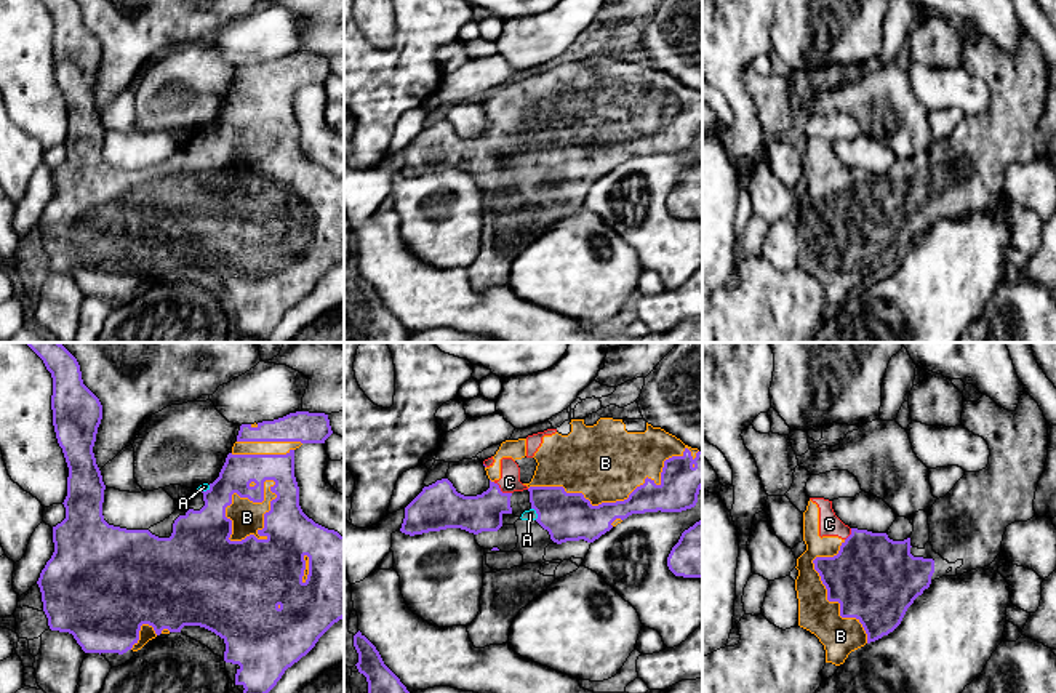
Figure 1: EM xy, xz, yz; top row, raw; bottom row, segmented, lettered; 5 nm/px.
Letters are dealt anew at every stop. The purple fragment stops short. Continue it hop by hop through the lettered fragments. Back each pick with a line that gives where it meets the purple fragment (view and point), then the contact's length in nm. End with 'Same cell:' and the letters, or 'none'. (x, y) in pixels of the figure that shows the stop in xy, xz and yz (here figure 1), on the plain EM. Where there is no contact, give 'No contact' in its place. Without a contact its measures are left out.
A: Touches purple at xz (536, 154). Shared border 70 nm
B: Touches purple at xy (264, 160). Shared border 380 nm
C: Touches purple at xz (500, 132). Shared border 110 nm
Same cell: A, B, C

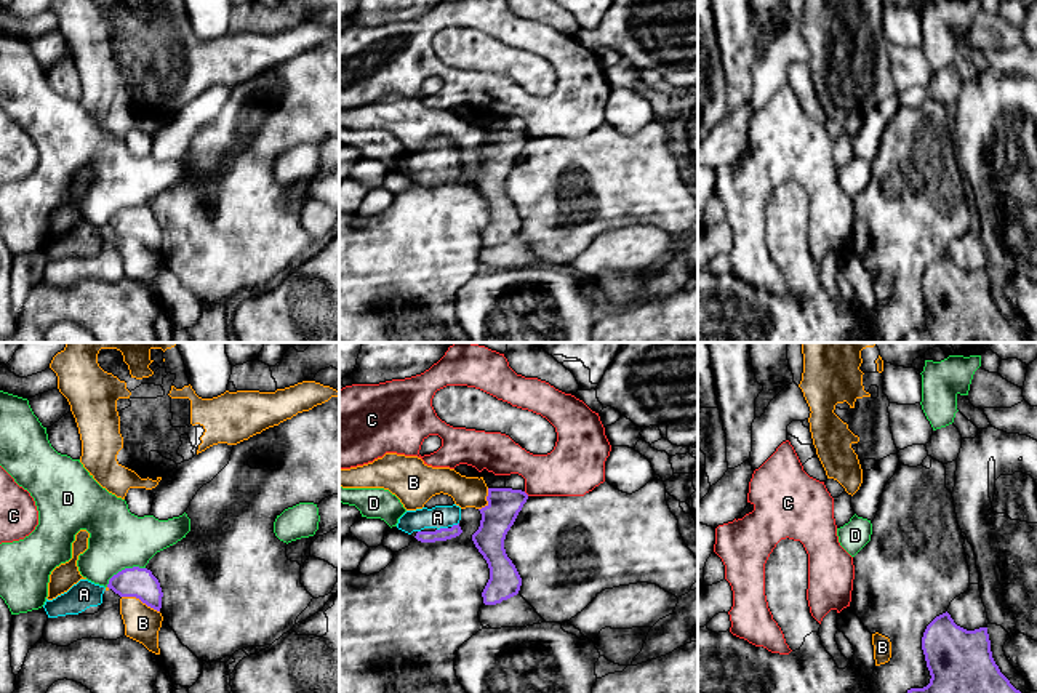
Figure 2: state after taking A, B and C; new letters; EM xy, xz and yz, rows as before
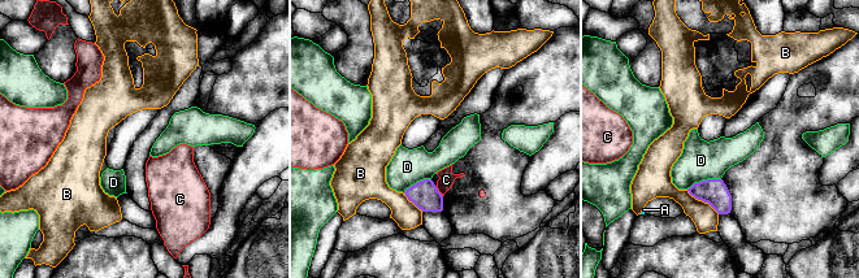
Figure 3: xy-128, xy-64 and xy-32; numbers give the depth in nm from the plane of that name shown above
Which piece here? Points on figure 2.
A: Touches purple at xz (442, 170). Shared border 60 nm
Same cell: A

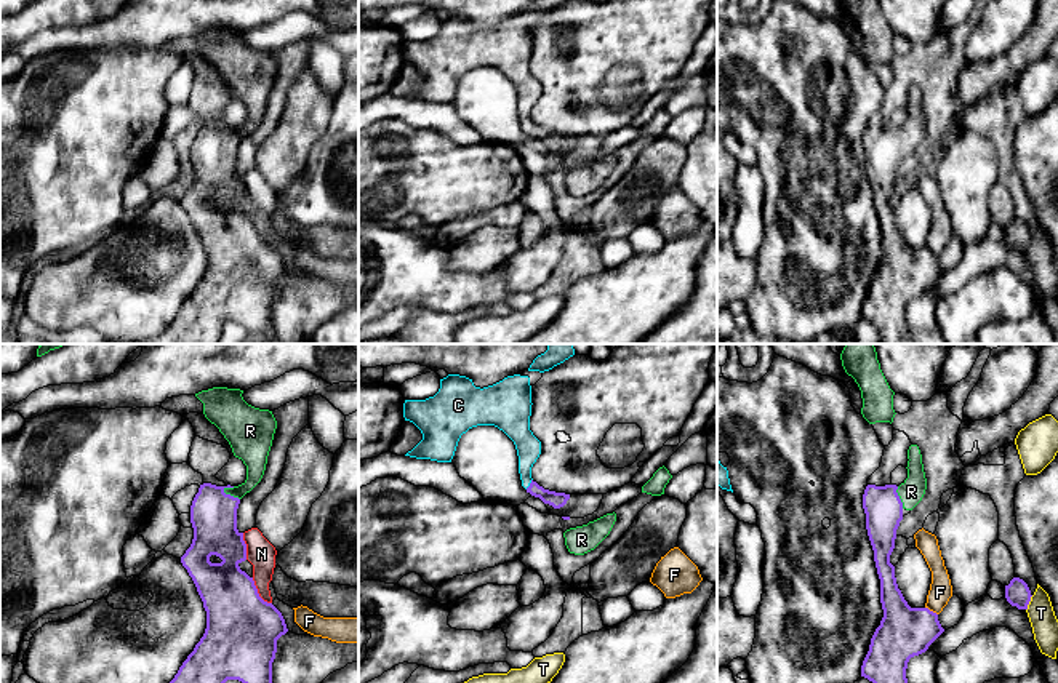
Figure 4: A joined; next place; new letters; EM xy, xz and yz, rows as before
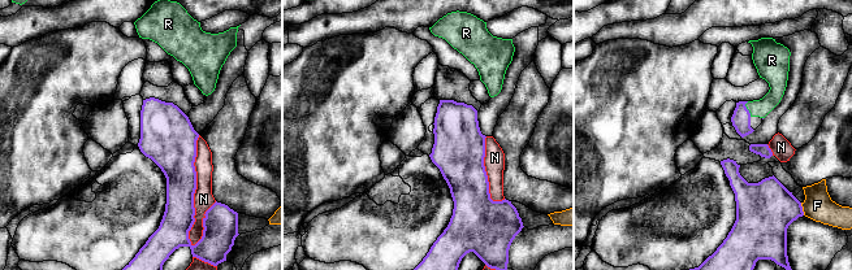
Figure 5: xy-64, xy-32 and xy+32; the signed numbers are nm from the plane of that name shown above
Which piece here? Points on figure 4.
C: Touches purple at xz (530, 125). Shared border 70 nm
R: Touches purple at xy (229, 136). Shared border 110 nm
Same cell: C, R

